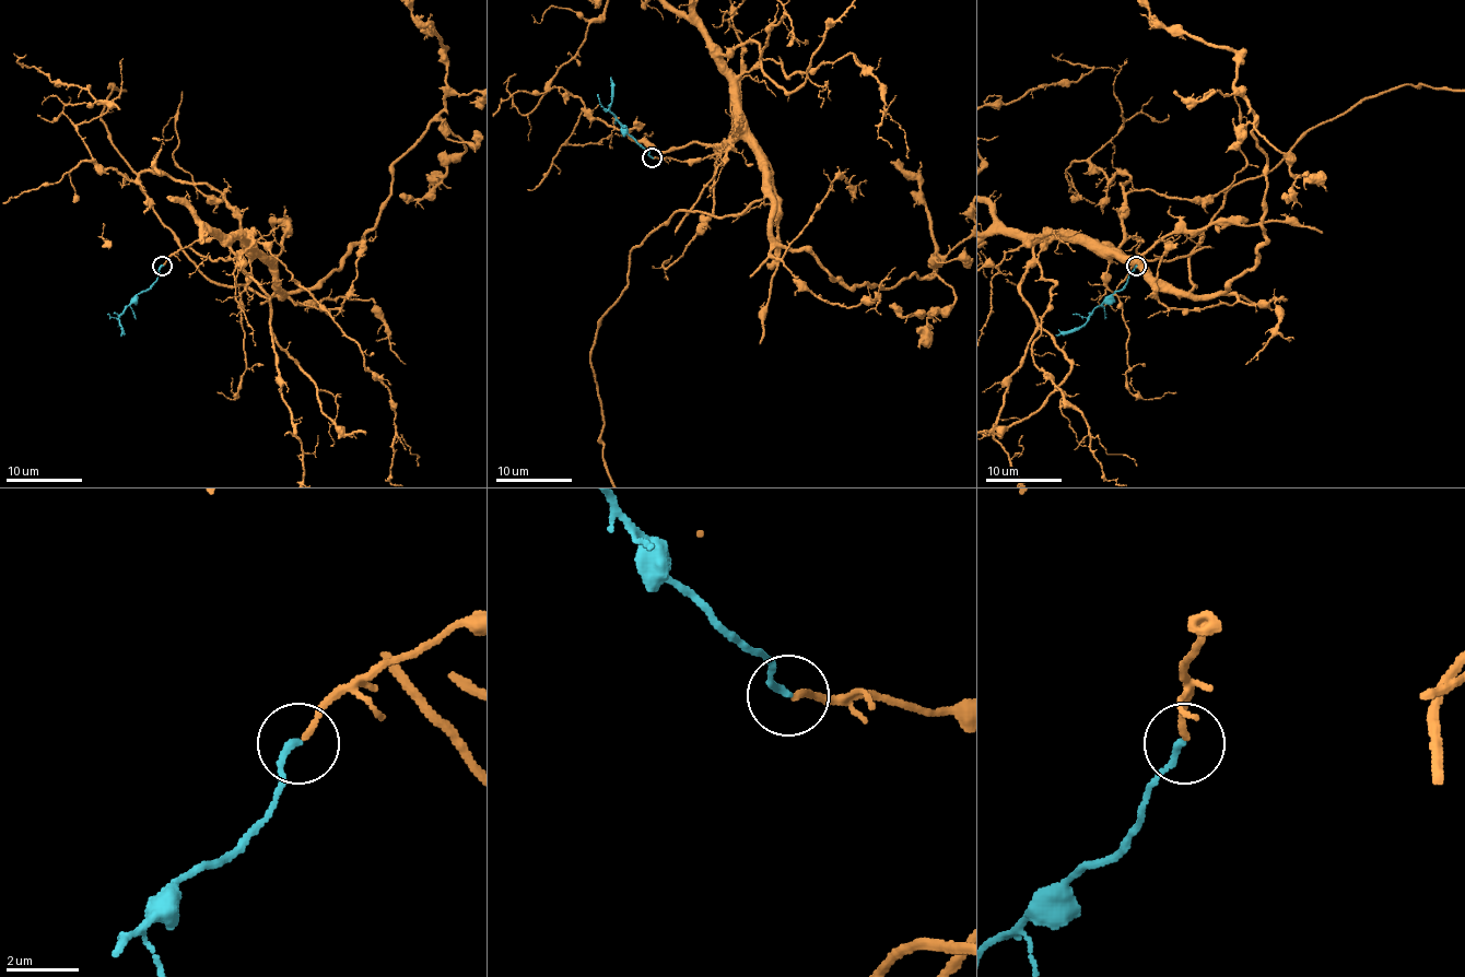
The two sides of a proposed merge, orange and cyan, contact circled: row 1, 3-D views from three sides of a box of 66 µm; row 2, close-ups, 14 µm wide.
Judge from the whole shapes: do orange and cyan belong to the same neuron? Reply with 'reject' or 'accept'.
accept

